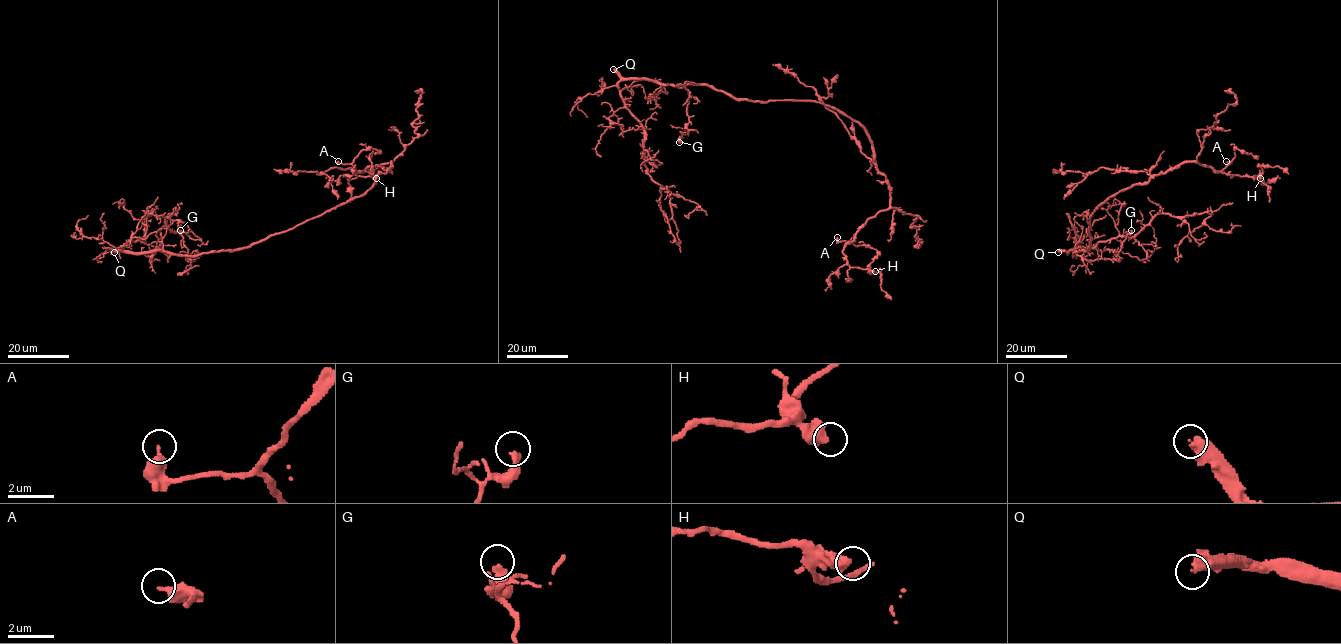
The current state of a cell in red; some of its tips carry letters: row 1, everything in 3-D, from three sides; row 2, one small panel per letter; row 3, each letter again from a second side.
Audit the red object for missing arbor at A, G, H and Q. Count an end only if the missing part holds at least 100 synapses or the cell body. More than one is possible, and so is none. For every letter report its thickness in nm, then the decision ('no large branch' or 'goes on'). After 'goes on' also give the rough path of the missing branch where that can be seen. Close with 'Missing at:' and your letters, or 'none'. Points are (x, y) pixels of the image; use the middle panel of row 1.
A: 360 nm | no large branch
G: 360 nm | no large branch
H: 550 nm | no large branch
Q: 480 nm | goes on | (613, 69), (606, 60), (597, 57), (590, 57), (574, 67), (561, 58)
Missing at: Q

